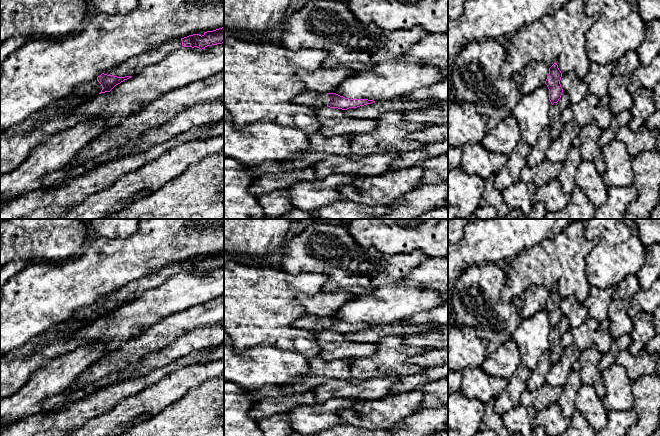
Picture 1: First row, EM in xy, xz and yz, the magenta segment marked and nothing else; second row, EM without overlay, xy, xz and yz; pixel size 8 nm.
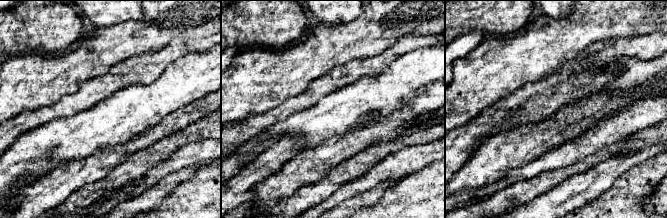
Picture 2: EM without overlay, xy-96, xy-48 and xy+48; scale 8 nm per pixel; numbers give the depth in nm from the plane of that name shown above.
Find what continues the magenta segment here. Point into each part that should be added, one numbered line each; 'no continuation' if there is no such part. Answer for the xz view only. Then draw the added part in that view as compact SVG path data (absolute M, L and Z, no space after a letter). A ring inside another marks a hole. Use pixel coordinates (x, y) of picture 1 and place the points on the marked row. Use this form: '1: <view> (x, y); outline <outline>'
1: xz (317, 100); outline M305 91L295 97L294 102L315 109L327 107L327 93Z

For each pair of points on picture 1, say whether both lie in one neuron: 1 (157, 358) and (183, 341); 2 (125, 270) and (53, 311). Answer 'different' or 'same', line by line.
1: same
2: same

